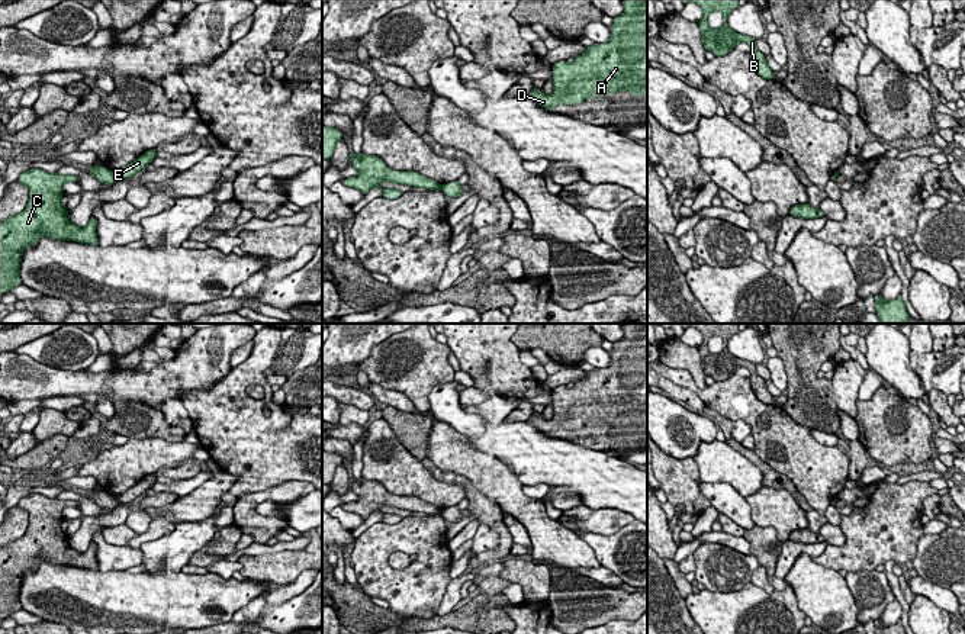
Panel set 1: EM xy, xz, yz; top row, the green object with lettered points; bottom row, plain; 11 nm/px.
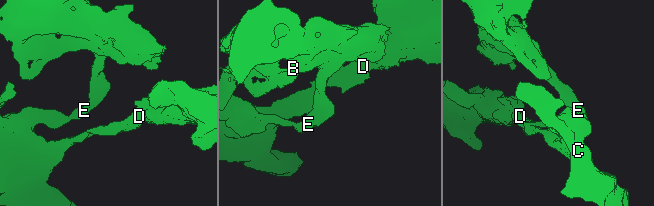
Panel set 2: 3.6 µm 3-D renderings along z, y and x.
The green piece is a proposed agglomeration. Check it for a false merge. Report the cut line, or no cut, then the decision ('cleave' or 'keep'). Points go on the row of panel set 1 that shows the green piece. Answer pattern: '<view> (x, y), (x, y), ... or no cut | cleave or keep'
xy (115, 173), (119, 177) | cleave

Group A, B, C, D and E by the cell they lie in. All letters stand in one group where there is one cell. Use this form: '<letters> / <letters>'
A C D / B E

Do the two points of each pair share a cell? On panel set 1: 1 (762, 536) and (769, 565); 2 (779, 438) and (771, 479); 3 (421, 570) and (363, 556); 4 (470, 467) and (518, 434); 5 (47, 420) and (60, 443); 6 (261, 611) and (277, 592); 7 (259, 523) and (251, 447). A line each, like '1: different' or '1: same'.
1: same
2: different
3: same
4: different
5: different
6: different
7: different

